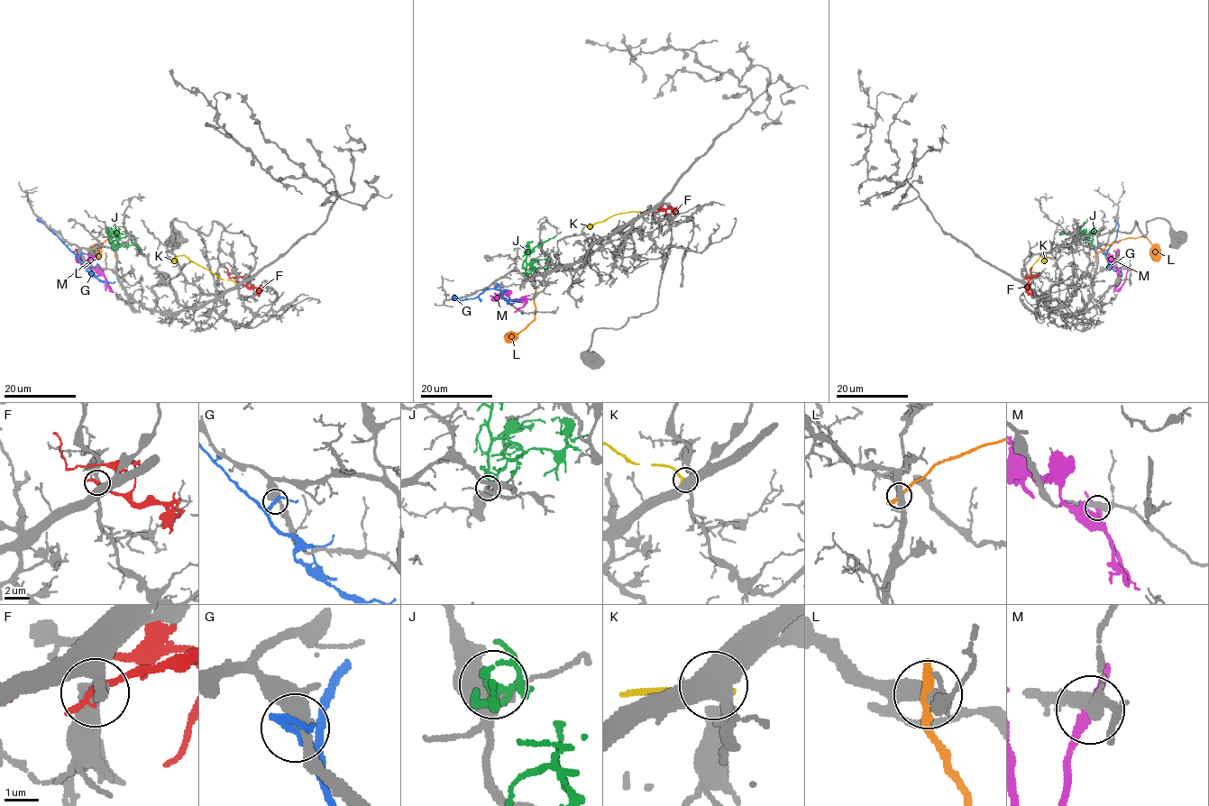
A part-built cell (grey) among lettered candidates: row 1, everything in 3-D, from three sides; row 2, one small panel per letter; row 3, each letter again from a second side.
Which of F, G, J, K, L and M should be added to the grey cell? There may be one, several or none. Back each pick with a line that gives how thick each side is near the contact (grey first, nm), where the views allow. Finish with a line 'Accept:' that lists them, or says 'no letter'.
Accept: no letter

